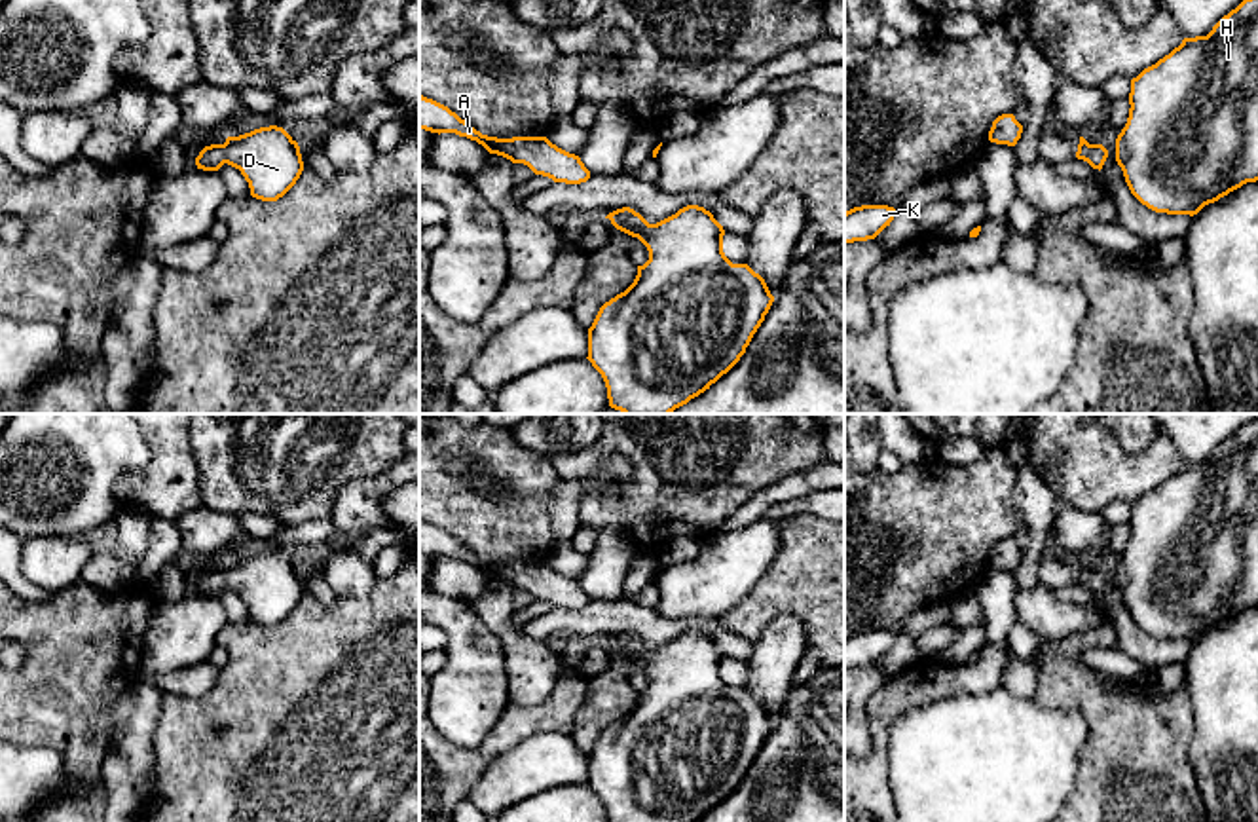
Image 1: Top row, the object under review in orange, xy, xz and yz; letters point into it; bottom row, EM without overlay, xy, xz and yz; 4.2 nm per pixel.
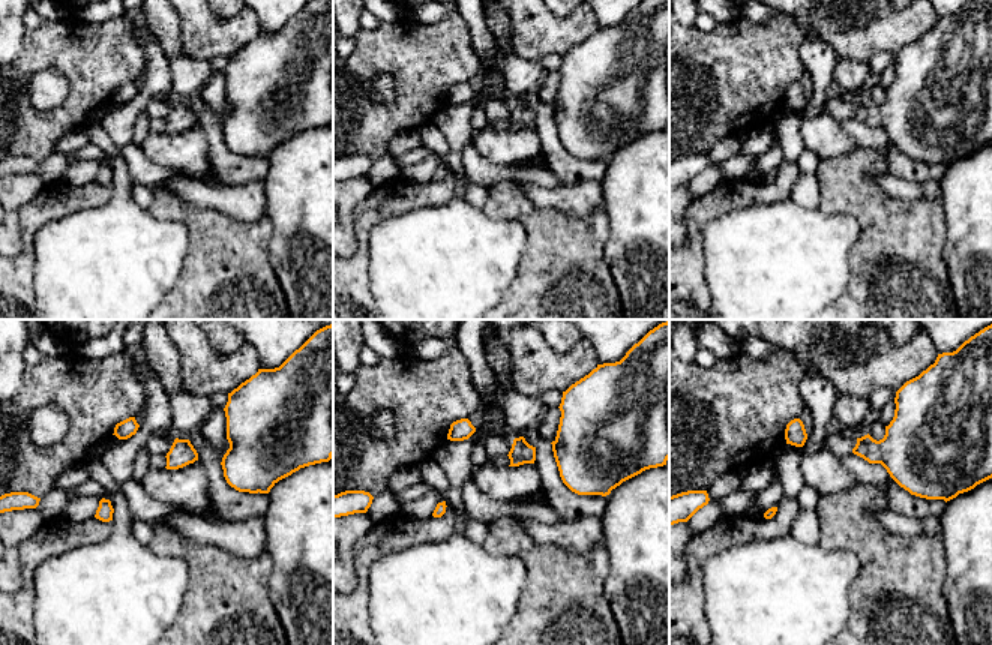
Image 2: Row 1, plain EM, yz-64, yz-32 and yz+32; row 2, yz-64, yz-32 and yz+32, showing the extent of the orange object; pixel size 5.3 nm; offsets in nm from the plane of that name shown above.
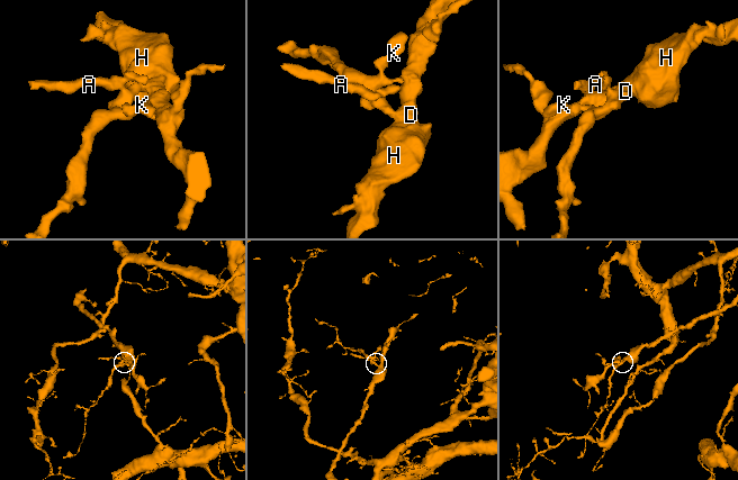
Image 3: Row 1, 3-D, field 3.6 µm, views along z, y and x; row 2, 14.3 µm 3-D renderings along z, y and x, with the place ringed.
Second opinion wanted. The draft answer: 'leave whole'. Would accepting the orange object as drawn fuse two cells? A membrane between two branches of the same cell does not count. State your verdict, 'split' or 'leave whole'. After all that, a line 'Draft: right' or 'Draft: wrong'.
leave whole
Draft: right

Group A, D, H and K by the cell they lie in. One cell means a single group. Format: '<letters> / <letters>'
A D H K

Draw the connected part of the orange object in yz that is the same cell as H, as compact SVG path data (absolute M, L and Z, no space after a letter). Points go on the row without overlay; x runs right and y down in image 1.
M1258 418L1224 440L1207 461L1178 473L1131 505L1129 543L1116 587L1131 619L1148 634L1197 640L1258 606Z

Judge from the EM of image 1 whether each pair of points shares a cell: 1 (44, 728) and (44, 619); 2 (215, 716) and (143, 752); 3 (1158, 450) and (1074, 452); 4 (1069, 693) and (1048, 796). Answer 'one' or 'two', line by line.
1: one
2: two
3: one
4: two

